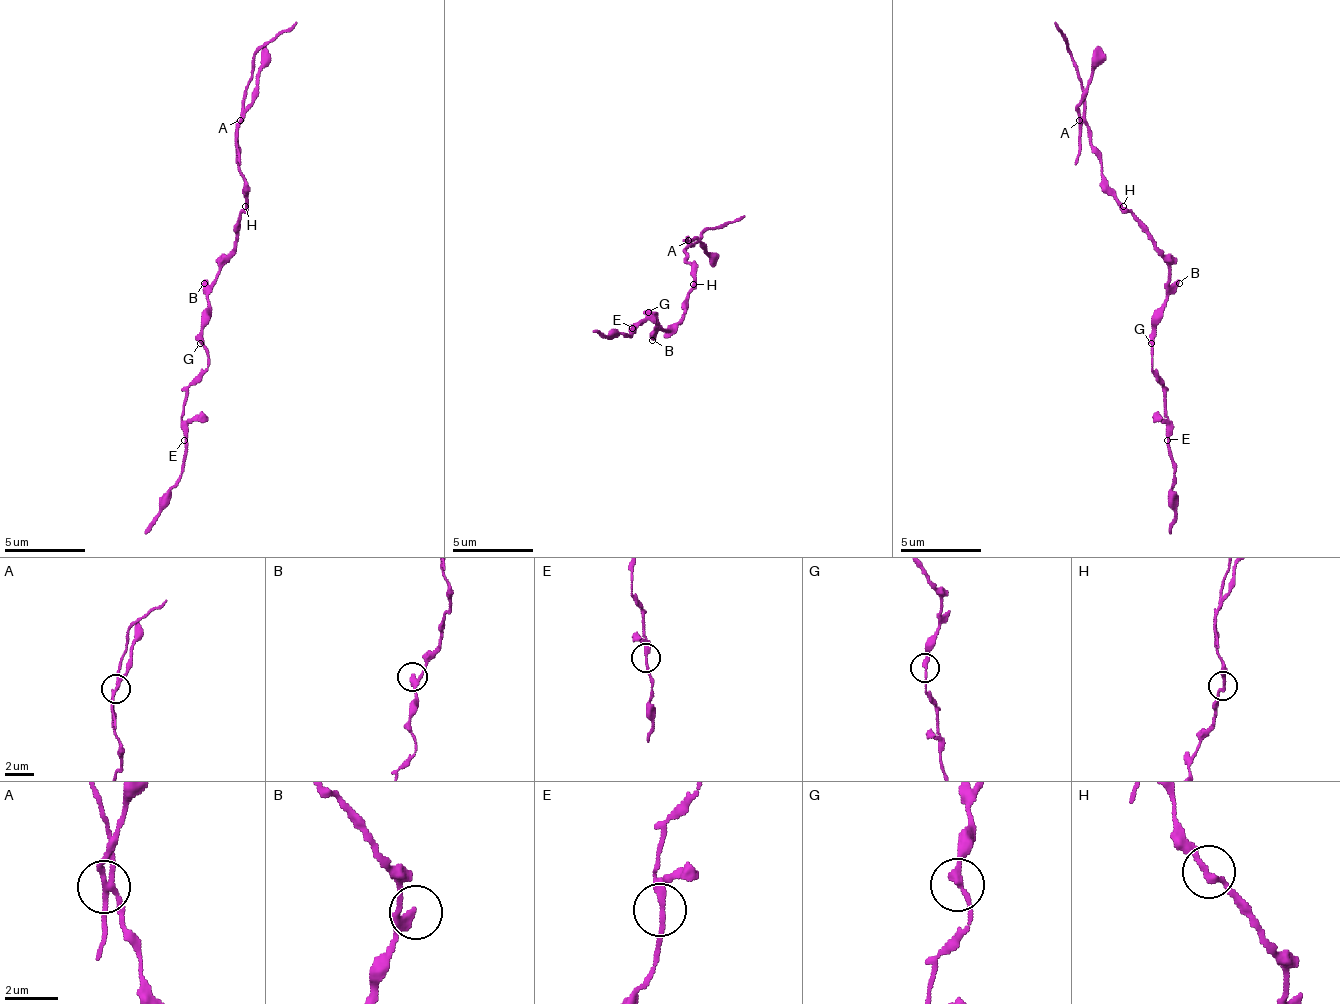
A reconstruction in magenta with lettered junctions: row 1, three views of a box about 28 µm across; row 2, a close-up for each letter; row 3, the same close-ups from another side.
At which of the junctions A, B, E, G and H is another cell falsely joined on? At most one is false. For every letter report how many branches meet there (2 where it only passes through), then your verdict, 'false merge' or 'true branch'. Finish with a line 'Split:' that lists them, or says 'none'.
A: branches 4; false merge
B: branches 2; true branch
E: branches 3; true branch
G: branches 2; true branch
H: branches 2; true branch
Split: A

